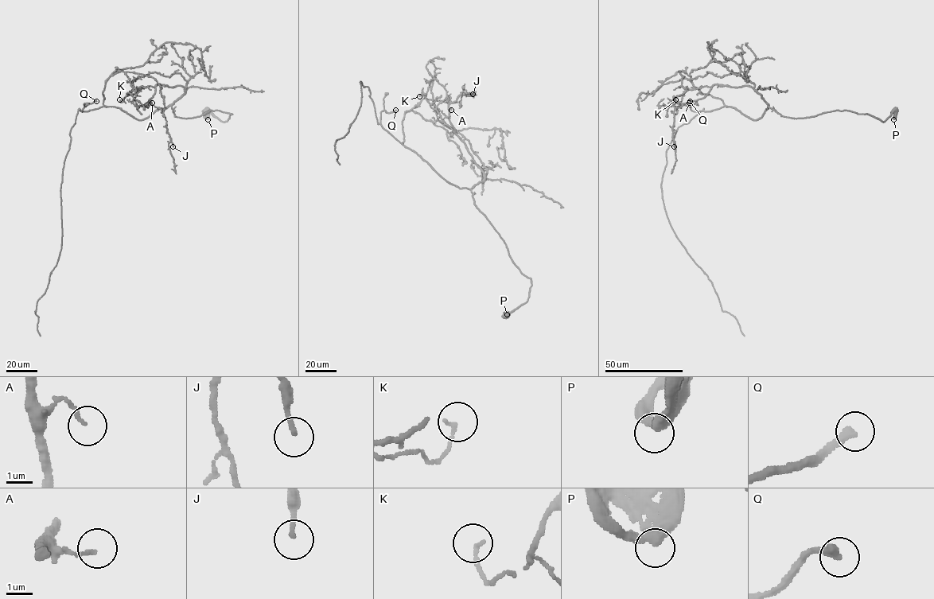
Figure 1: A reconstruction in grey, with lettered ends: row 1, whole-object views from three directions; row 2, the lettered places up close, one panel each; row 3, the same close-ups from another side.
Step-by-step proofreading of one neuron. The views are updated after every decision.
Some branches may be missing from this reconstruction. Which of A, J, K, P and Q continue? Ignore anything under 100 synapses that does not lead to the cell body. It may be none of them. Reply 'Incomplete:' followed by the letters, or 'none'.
Incomplete: Q

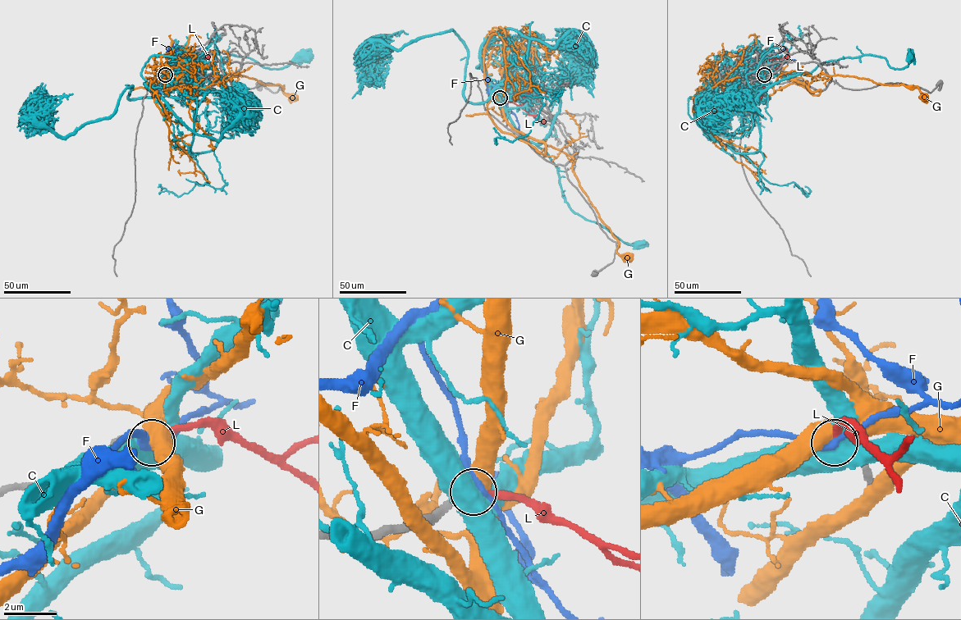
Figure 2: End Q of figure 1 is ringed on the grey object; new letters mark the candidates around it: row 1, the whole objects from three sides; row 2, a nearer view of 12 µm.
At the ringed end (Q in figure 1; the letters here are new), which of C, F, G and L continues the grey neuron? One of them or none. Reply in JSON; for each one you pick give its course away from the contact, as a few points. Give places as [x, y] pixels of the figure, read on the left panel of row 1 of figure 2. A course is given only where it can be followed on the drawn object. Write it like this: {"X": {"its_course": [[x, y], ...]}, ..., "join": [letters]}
{"L": {"its_course": [[165, 75], [171, 75], [189, 68], [202, 59], [189, 59], [180, 70]]}, "join": ["L"]}

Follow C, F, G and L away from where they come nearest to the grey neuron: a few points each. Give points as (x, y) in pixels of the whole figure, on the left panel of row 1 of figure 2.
C: (164, 75), (200, 73), (229, 55), (248, 56), (266, 67), (282, 69), (295, 57), (304, 54)
F: (164, 75), (170, 72), (180, 53), (193, 55), (200, 48)
G: (164, 75), (207, 86), (219, 77), (236, 73), (263, 84), (280, 84), (286, 93), (294, 96)
L: (165, 75), (171, 75), (189, 68), (202, 59), (189, 59), (180, 70)

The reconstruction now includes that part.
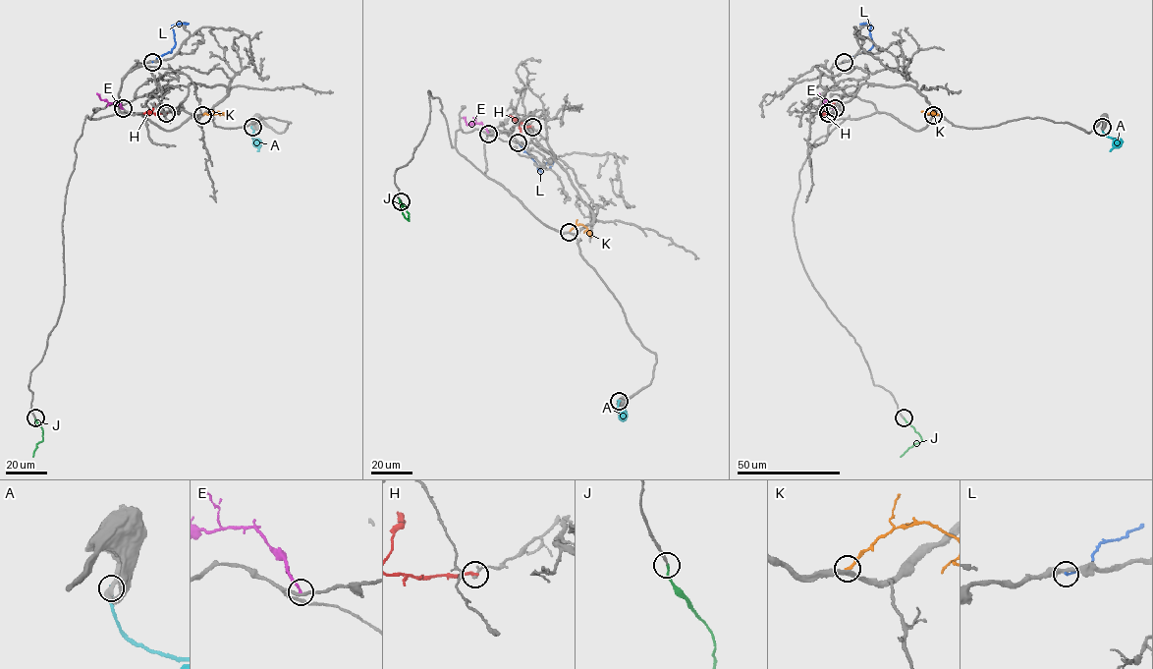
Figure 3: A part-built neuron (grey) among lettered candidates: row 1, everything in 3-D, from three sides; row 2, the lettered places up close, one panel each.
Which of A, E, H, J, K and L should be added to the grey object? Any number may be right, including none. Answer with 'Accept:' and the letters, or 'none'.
Accept: J

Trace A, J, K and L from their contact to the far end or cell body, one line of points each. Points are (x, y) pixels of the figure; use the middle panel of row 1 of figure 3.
A: (618, 400), (620, 415), (624, 412), (623, 408)
J: (401, 201), (409, 213), (409, 220), (399, 198)
K: (569, 232), (581, 224), (590, 236)
L: (518, 142), (540, 171), (540, 166), (553, 159), (550, 169)

